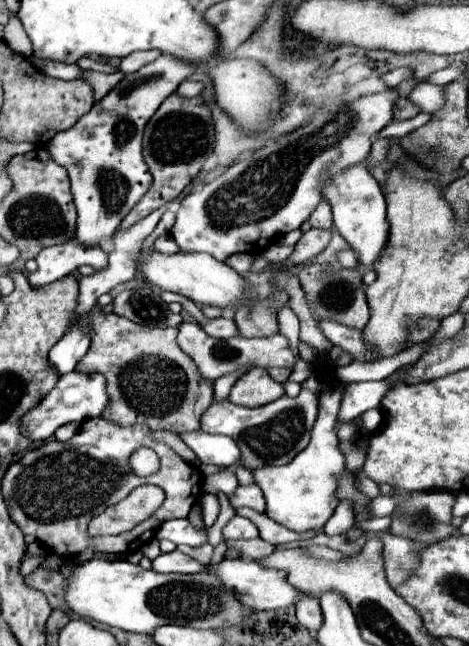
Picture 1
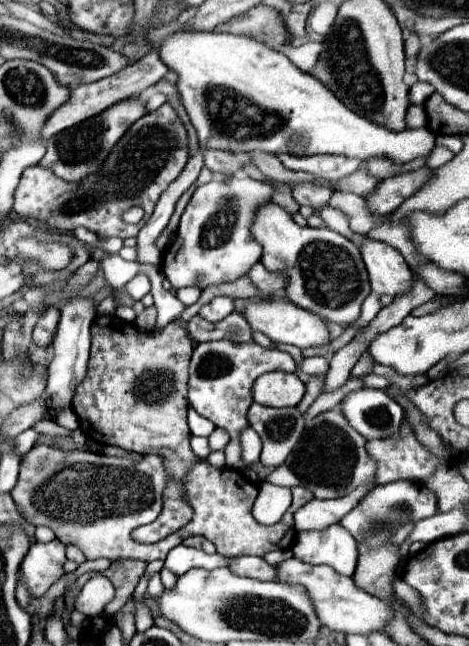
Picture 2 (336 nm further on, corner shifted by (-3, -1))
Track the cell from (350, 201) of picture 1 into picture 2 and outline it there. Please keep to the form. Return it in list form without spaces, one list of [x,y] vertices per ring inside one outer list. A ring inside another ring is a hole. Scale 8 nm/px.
[[[373,239],[365,241],[359,249],[369,273],[371,293],[397,297],[413,287],[415,275],[397,249]]]

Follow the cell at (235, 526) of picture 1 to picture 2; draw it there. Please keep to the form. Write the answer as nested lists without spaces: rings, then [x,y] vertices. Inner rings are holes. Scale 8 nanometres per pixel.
[[[263,481],[259,485],[259,497],[253,505],[253,517],[263,525],[277,523],[291,505],[291,489],[271,485]]]

